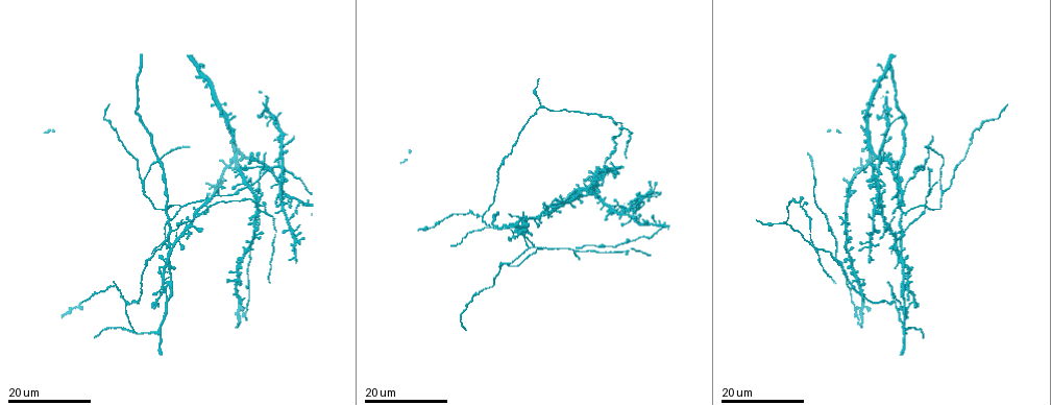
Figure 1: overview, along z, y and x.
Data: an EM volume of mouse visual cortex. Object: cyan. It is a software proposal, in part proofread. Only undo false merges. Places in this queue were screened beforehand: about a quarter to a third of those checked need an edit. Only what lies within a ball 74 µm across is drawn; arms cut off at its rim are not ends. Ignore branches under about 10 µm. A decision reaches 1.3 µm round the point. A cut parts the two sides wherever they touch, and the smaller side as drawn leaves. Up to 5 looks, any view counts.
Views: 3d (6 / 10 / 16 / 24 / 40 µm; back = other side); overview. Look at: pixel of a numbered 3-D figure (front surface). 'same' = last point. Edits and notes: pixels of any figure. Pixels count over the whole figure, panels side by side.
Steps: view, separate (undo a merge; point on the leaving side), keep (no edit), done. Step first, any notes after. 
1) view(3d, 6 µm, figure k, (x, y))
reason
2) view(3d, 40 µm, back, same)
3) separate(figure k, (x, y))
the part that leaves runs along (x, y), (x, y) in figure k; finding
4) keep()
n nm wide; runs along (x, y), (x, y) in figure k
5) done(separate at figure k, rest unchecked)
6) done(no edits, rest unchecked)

view(3d, 16 µm, figure 1, (180, 207))
a fork

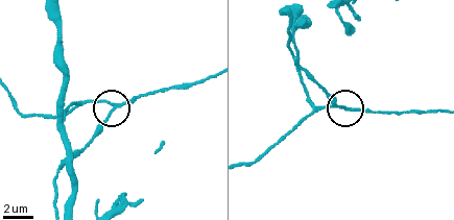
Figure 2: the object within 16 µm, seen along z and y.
view(3d, 10 µm, figure 2, (112, 106))

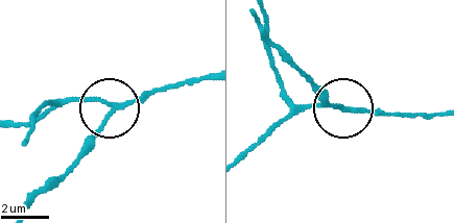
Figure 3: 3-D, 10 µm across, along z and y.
separate(figure 3, (93, 139))
160 nm wide; the part that leaves runs along (114, 113), (86, 152), (30, 206) in figure 3; a second neuron is stuck on

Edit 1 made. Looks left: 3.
view(overview)

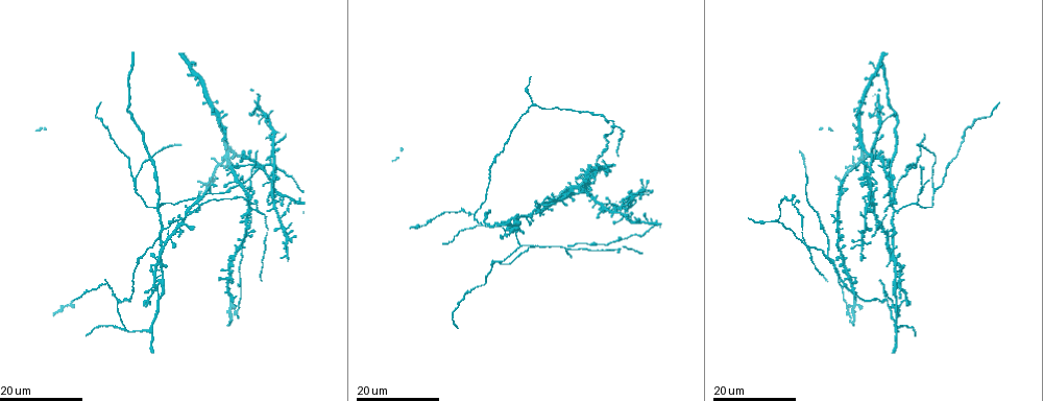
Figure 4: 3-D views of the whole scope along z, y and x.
view(3d, 24 µm, figure 4, (117, 299))
branch point

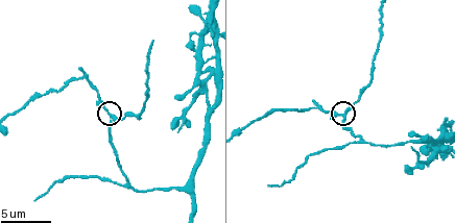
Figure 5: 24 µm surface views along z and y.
view(3d, 6 µm, figure 5, (108, 112))

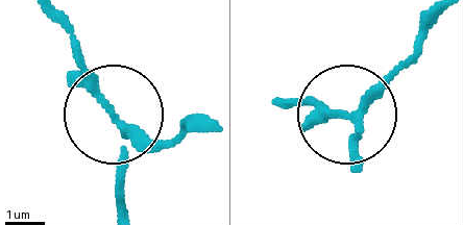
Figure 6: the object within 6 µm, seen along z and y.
keep()
side arm 23 µm; runs along (126, 213), (114, 114), (61, 24) in figure 6; continuous, no second neuron

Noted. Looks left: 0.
done(separate at figure 3, rest unchecked)

